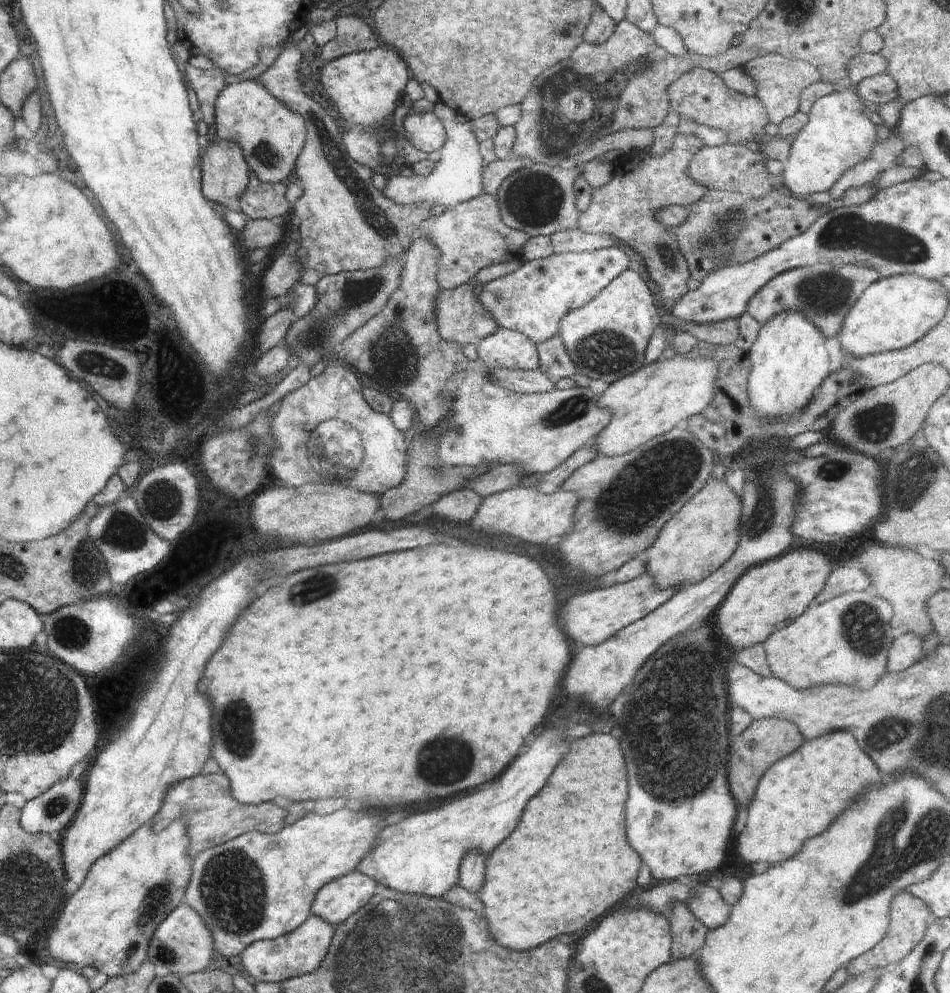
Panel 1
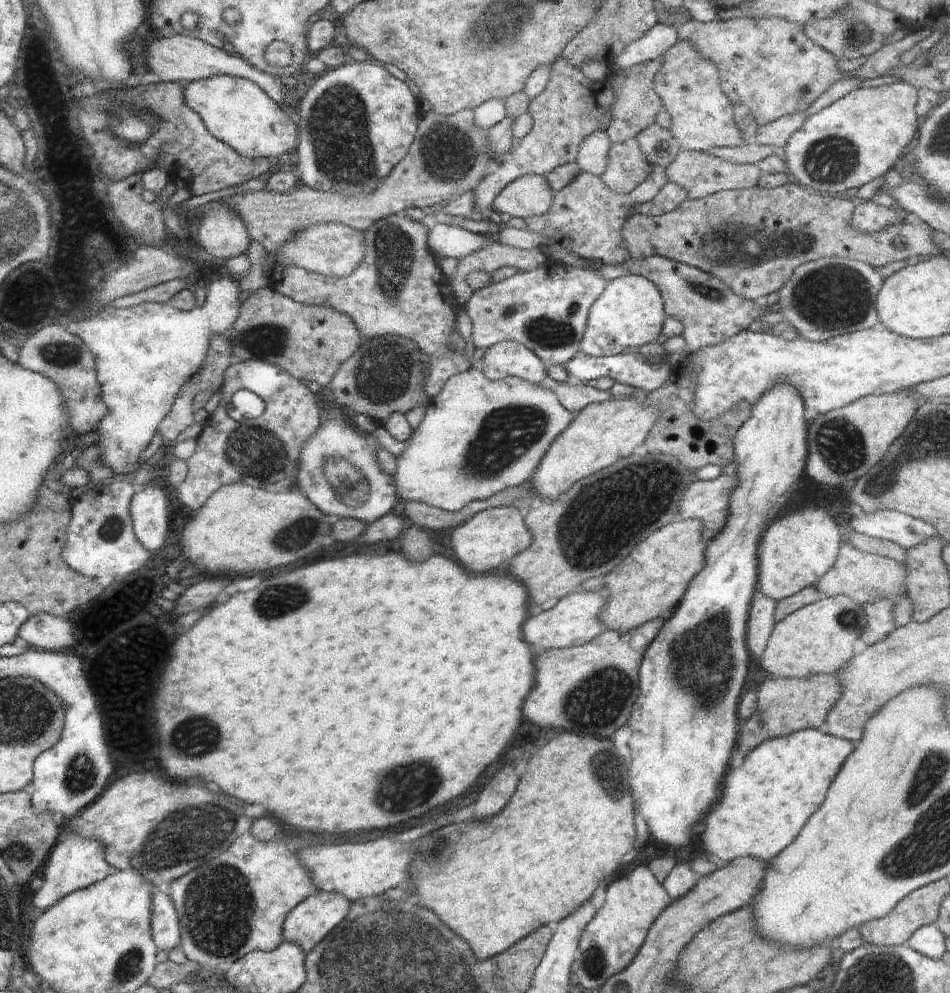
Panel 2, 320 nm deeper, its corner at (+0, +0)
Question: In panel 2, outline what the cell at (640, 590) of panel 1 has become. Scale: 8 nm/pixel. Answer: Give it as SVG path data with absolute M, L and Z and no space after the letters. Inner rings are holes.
M570 591L550 610L529 613L526 624L522 626L524 638L528 644L536 644L536 654L550 648L565 649L586 644L604 630L603 624L597 620L597 614L601 613L605 602L604 596L597 591Z

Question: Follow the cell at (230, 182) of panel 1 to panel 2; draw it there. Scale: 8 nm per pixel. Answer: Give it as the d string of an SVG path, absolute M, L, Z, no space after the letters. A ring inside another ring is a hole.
M228 201L210 202L210 208L202 214L202 218L197 221L197 224L198 226L193 231L193 235L204 246L210 256L228 260L246 254L249 250L252 241L249 230Z

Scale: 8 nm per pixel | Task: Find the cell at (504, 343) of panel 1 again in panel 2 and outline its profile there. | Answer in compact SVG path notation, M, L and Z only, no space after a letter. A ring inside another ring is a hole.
M510 340L490 346L478 365L489 380L512 376L538 385L547 376L546 364L530 348Z

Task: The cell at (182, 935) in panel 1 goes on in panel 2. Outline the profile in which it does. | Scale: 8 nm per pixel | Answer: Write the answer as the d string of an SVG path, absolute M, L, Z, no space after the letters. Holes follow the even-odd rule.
M153 890L152 902L152 931L153 941L159 950L171 951L181 942L181 924L173 899L170 895Z

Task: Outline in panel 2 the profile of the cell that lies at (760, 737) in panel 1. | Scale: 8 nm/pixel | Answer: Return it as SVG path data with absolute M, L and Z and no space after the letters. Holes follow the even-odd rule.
M816 673L802 678L766 679L757 691L757 705L754 712L739 725L739 738L732 750L730 769L739 767L743 758L761 742L786 736L800 729L824 729L828 712L834 706L834 698L842 696L842 684L834 674Z

